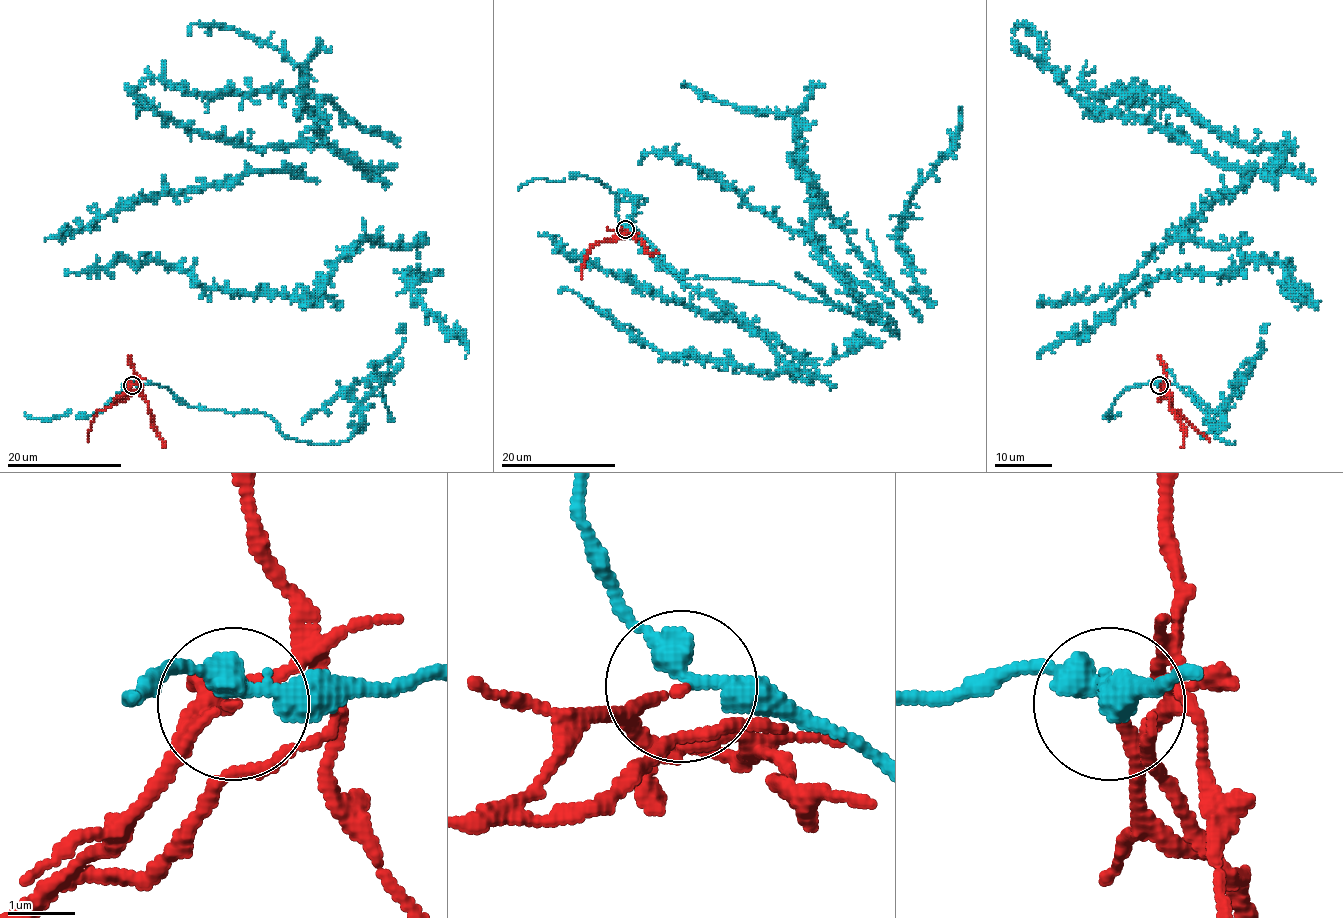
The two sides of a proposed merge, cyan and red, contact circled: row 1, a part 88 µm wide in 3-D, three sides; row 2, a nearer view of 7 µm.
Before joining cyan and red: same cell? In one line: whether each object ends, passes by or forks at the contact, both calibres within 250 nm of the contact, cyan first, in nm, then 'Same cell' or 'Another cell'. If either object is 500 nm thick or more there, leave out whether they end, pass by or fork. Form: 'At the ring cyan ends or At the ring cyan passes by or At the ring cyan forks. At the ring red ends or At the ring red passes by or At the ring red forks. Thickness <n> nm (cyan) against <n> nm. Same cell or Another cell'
At the ring cyan passes by. At the ring red passes by. Thickness 360 nm (cyan) against 100 nm. Another cell

